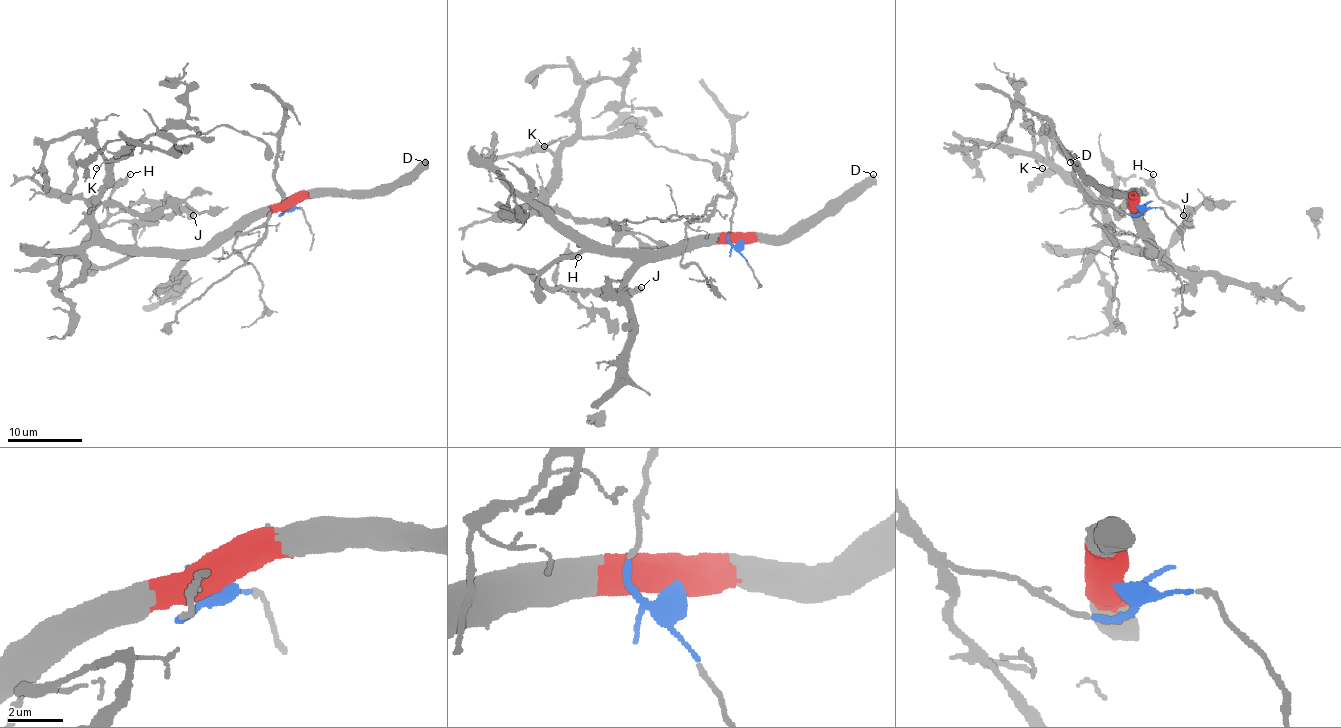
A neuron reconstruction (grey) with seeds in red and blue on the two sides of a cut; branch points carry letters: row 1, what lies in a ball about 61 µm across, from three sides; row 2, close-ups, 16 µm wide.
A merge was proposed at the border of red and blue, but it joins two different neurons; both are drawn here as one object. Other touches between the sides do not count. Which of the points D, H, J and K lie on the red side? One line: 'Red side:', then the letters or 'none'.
Red side: D, H, J, K

